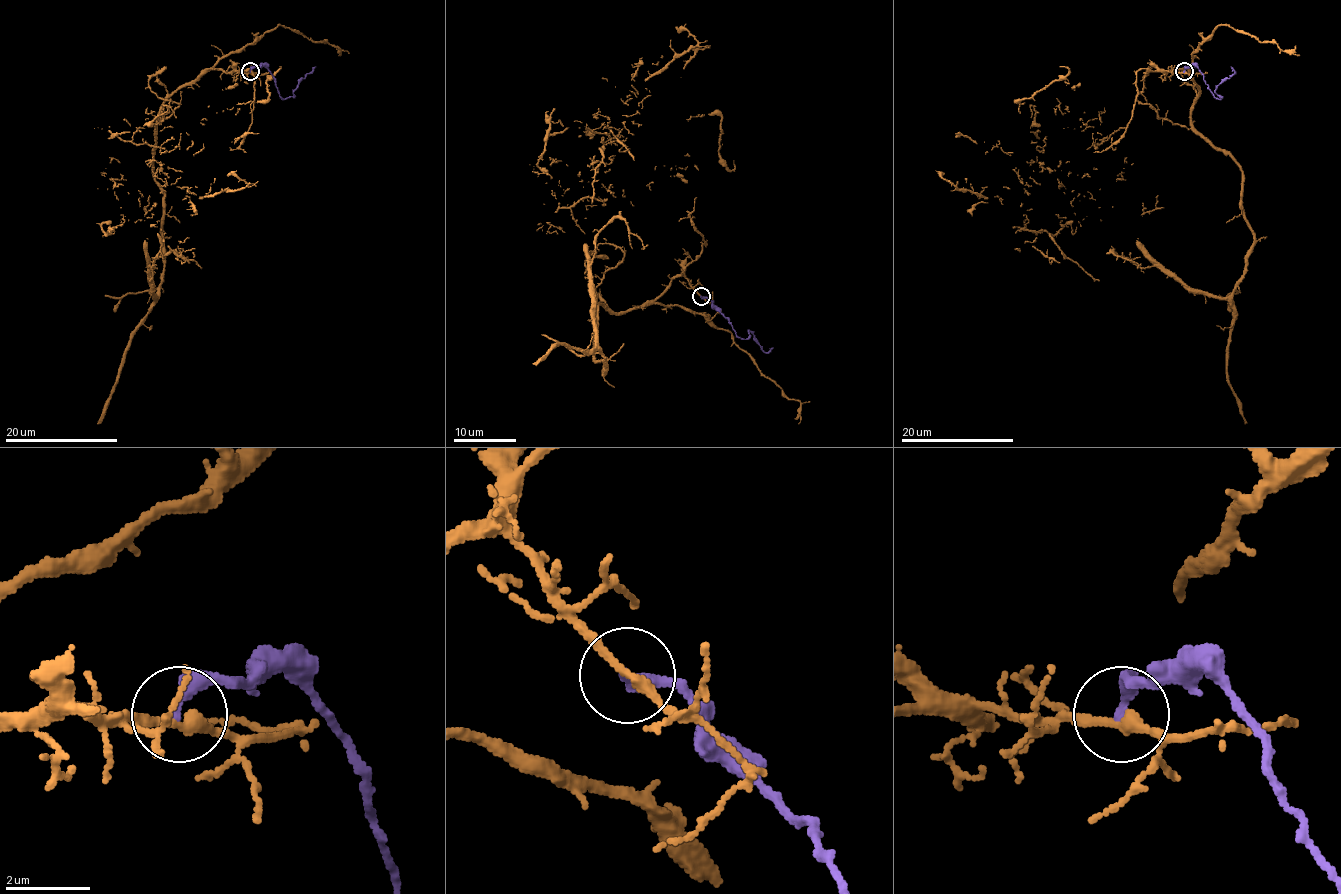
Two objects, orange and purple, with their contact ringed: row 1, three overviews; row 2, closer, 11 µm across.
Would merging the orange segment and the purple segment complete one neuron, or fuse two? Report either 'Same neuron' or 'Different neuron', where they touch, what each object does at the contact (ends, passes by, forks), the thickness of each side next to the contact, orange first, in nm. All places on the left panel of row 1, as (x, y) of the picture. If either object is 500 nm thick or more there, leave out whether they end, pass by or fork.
Different neuron. Place: (250, 71). At the ring orange passes by. At the ring purple ends. Thickness 240 nm (orange) against 320 nm

